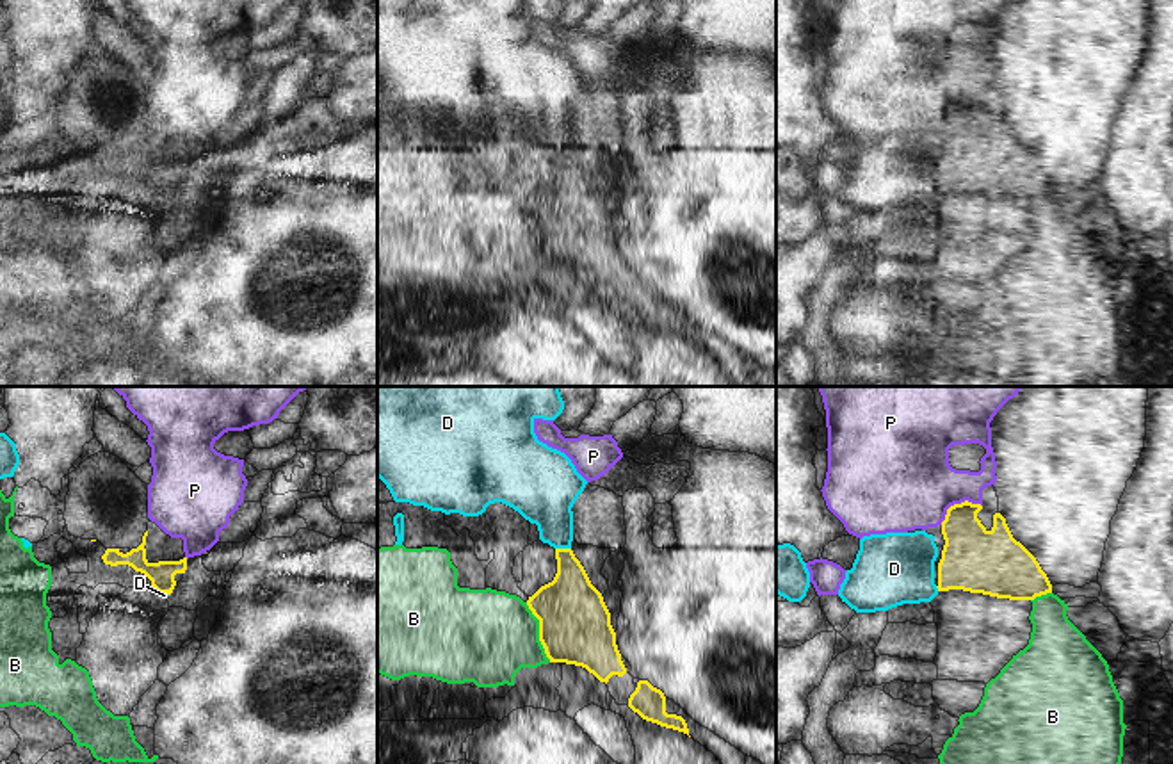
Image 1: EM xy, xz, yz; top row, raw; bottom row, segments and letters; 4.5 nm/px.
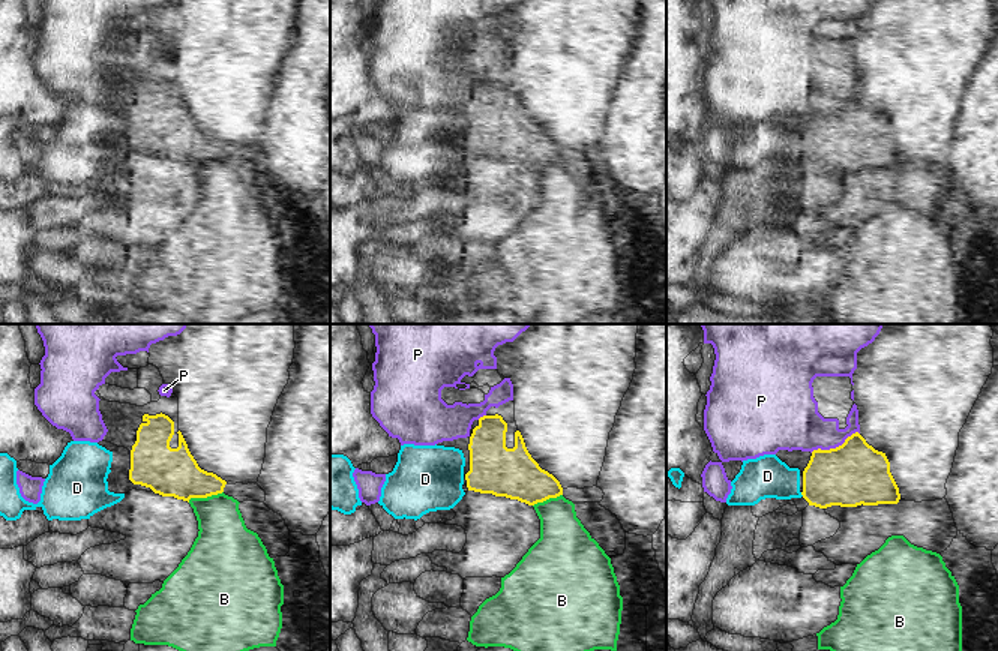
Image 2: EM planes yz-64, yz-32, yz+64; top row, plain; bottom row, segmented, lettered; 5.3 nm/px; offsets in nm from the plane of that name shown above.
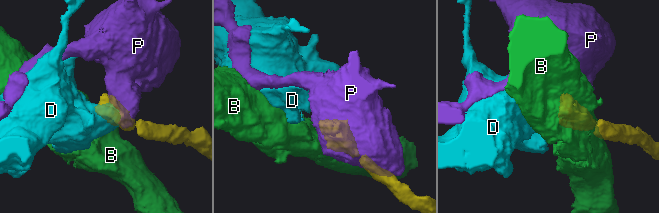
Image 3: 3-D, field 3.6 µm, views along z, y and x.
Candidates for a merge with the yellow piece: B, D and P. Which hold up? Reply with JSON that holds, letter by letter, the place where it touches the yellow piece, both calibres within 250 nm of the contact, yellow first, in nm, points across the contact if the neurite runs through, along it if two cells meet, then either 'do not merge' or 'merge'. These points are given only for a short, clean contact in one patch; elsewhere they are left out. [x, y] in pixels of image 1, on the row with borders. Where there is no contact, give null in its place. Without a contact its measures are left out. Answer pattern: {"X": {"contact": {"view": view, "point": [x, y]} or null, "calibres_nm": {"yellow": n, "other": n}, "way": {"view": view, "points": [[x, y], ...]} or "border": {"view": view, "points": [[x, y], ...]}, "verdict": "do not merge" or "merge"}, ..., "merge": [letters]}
{"B": {"contact": {"view": "xz", "point": [540, 633]}, "calibres_nm": {"yellow": 320, "other": 440}, "border": {"view": "xz", "points": [[525, 602], [538, 620], [538, 640], [550, 661]]}, "verdict": "do not merge"}, "D": {"contact": {"view": "xz", "point": [563, 549]}, "calibres_nm": {"yellow": 260, "other": 260}, "border": {"view": "xz", "points": [[556, 547], [570, 549]]}, "verdict": "do not merge"}, "P": {"contact": {"view": "yz", "point": [956, 504]}, "calibres_nm": {"yellow": 280, "other": 420}, "verdict": "do not merge"}, "merge": []}

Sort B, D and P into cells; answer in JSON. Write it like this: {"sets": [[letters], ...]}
{"sets": [["B"], ["D"], ["P"]]}

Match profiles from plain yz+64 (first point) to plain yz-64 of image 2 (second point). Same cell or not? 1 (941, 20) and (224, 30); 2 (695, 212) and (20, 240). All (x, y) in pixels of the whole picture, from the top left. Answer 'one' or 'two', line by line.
1: one
2: one

